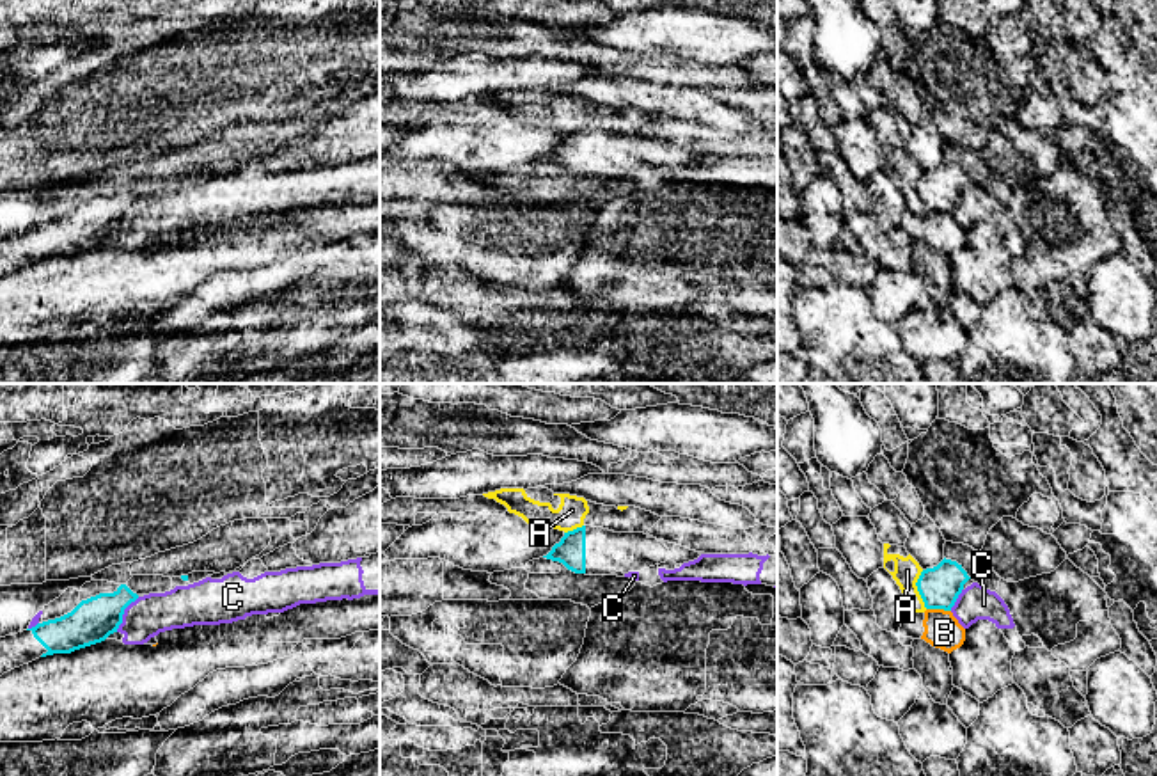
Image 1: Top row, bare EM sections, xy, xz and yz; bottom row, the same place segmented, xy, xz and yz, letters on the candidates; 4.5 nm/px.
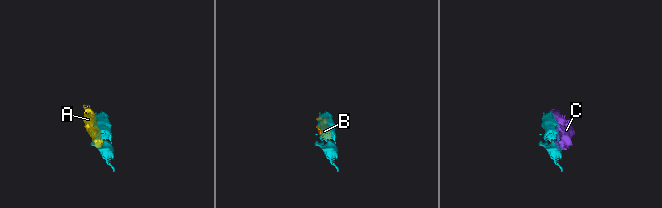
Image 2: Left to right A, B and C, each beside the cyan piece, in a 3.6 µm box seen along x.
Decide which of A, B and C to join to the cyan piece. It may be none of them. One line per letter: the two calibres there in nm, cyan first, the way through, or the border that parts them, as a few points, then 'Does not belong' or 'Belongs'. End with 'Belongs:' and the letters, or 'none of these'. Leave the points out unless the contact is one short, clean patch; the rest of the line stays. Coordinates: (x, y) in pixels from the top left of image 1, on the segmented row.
A: Thickness 190 nm (cyan) against 120 nm. Does not belong
B: Thickness 190 nm (cyan) against 160 nm. Boundary: yz (927, 608), (950, 611). Does not belong
C: Thickness 200 nm (cyan) against 190 nm. Does not belong
Belongs: none of these

